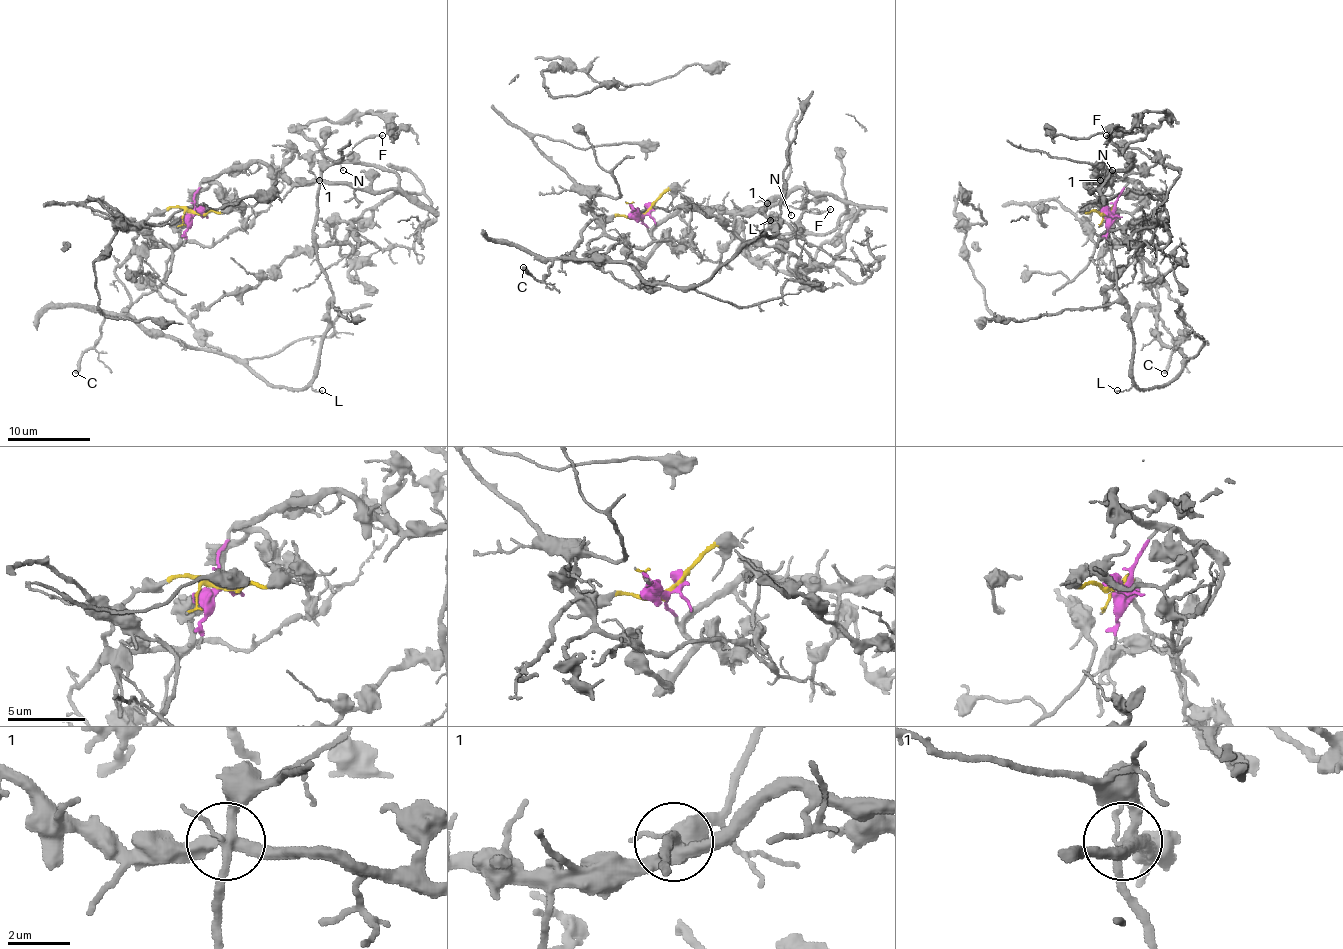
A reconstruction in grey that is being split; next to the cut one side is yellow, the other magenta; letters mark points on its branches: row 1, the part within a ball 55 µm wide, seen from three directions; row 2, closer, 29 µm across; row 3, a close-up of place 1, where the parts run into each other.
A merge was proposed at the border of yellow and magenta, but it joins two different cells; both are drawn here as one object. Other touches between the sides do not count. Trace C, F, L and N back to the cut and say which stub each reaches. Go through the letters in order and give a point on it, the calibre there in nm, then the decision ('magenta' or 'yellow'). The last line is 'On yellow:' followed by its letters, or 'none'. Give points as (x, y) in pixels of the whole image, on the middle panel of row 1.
C: (523, 267) | 280 nm | yellow
F: (830, 209) | 120 nm | yellow
L: (770, 220) | 110 nm | yellow
N: (791, 215) | 110 nm | yellow
On yellow: C, F, L, N

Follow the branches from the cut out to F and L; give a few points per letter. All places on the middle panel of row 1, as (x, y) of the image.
F: (644, 211), (586, 223), (563, 261), (622, 261), (649, 282), (699, 286), (776, 232), (767, 203), (830, 209)
L: (644, 211), (586, 223), (582, 240), (563, 261), (622, 261), (649, 282), (699, 286), (757, 236), (769, 219)

